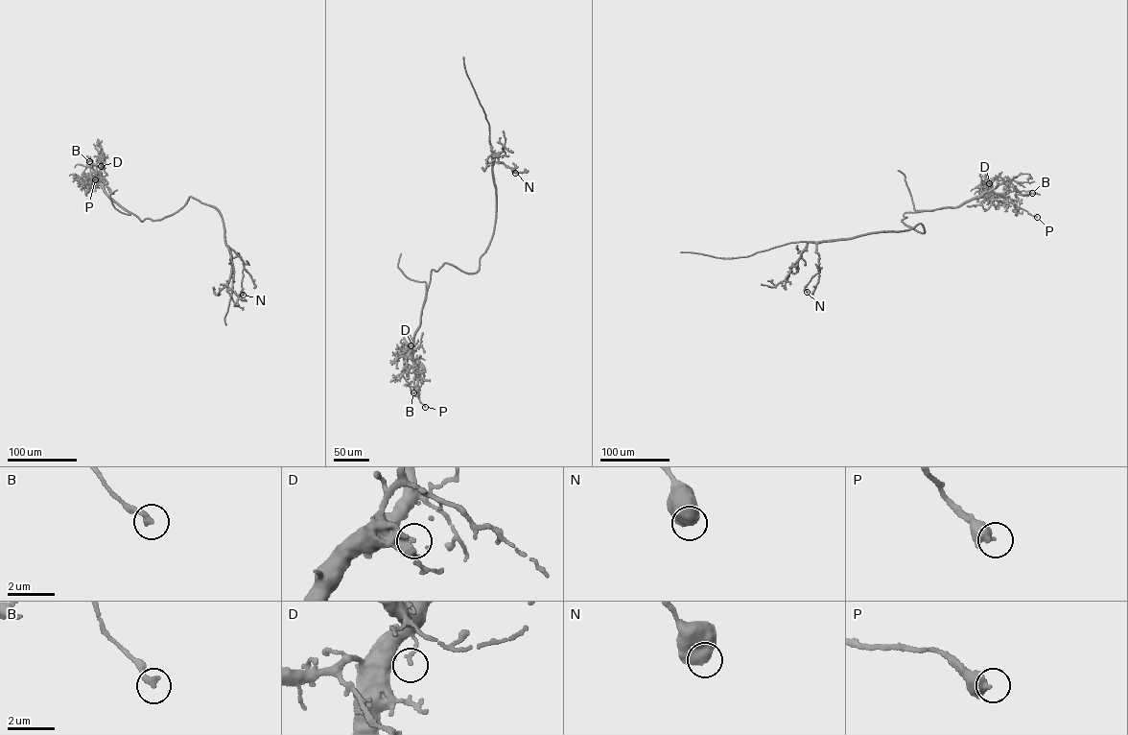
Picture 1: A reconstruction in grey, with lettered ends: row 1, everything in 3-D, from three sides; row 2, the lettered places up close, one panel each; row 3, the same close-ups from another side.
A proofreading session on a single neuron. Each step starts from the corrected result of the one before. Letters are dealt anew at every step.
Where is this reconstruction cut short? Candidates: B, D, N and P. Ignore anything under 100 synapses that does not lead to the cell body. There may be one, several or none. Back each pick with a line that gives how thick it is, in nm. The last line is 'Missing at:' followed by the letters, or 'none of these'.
Missing at: none of these

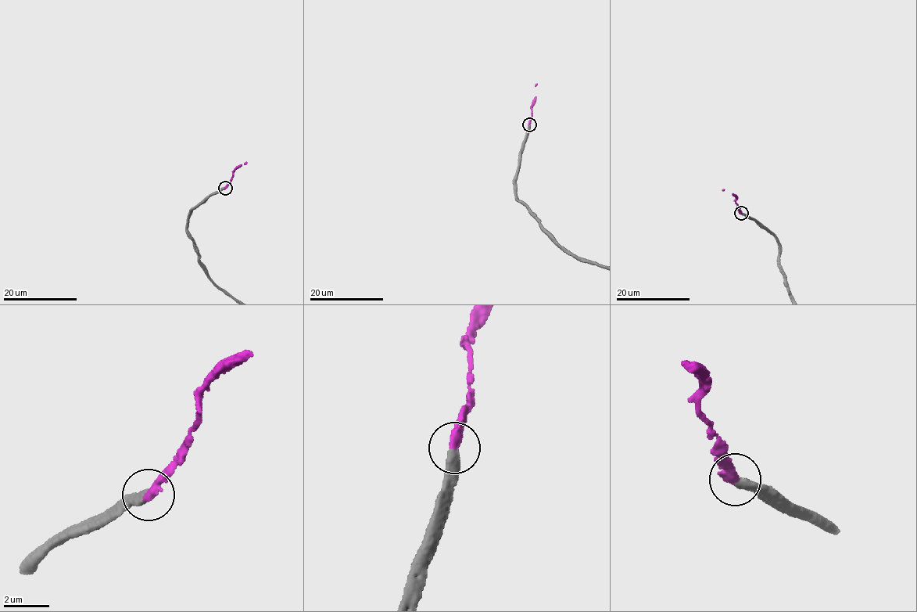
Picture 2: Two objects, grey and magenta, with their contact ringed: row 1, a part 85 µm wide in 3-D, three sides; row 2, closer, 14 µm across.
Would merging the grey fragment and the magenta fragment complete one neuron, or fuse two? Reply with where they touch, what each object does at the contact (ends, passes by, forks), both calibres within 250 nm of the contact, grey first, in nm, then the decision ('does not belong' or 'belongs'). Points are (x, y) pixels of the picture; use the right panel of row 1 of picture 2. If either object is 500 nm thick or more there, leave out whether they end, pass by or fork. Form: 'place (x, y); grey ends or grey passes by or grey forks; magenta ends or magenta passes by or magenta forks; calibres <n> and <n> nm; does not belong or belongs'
place (741, 213); grey ends; magenta ends; calibres 480 and 440 nm; belongs

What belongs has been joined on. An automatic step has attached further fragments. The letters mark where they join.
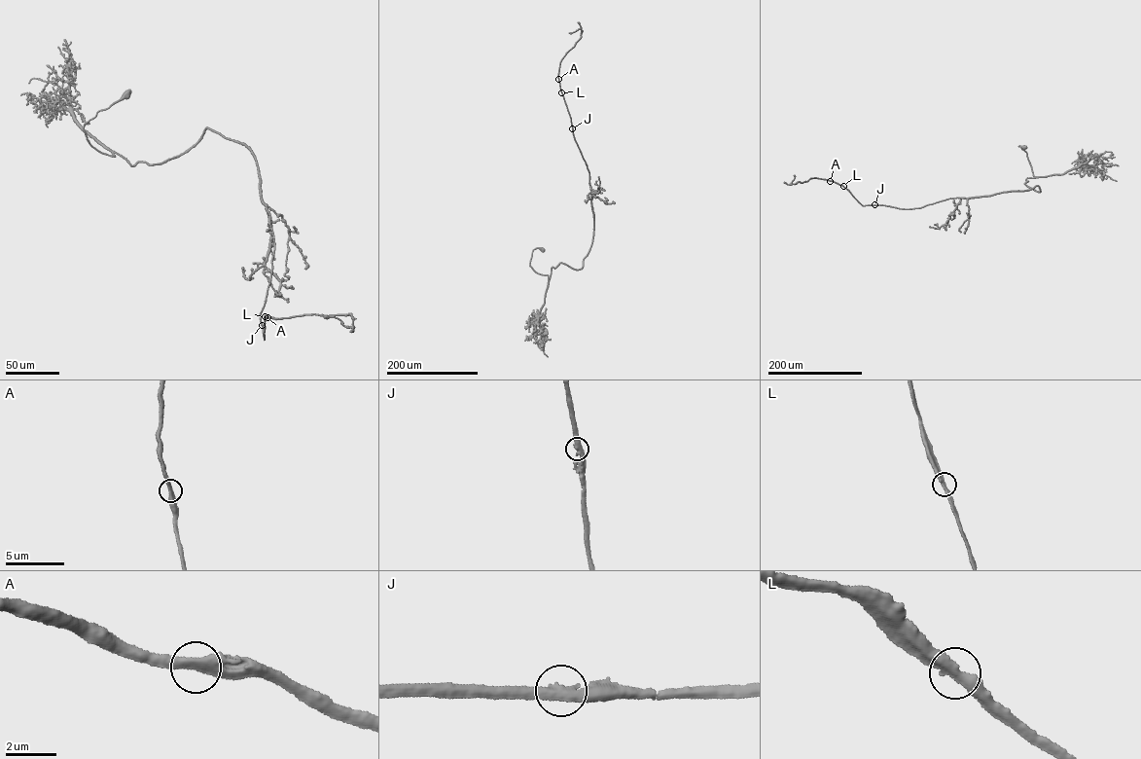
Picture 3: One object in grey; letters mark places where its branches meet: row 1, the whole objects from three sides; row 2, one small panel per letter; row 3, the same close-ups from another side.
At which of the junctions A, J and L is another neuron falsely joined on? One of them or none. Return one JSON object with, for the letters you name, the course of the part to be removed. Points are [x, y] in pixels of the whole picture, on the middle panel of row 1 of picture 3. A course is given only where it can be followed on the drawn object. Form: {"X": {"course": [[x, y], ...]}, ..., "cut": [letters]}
{"cut": []}

